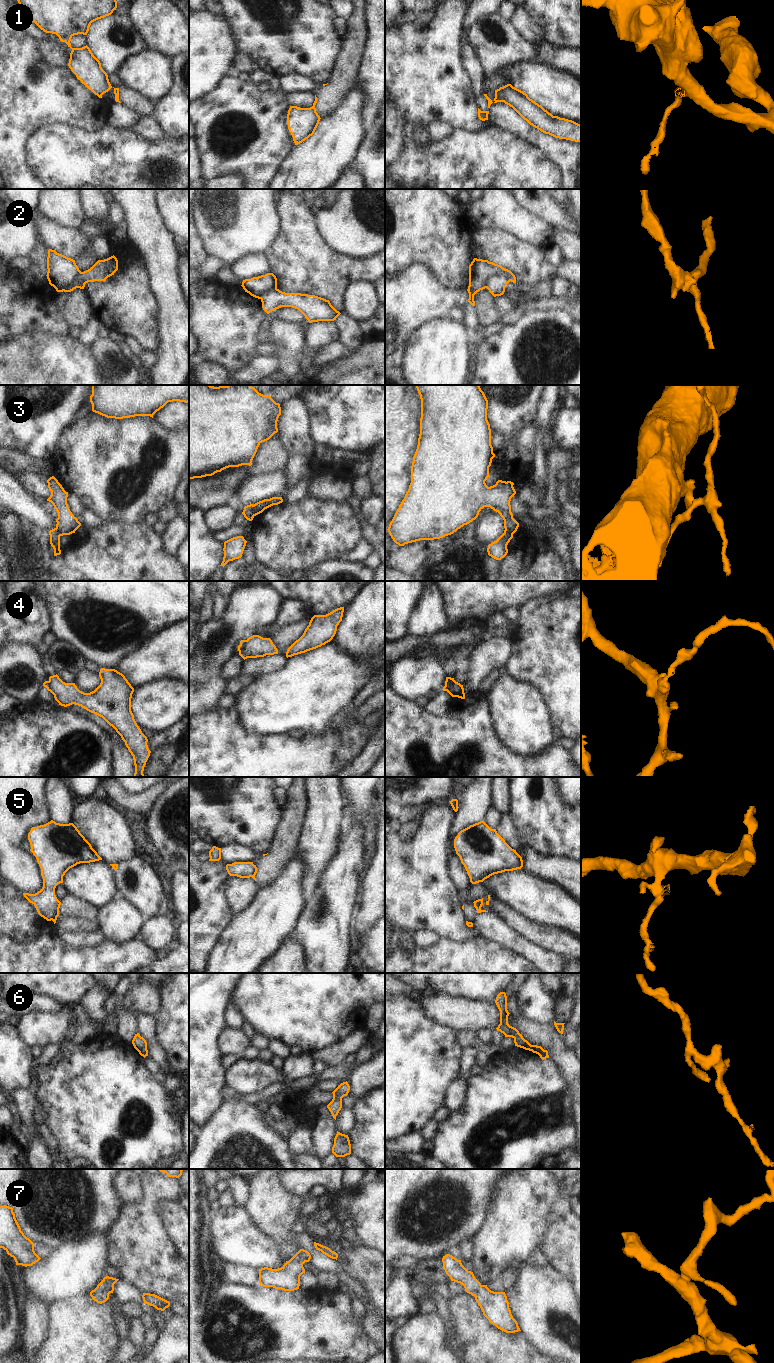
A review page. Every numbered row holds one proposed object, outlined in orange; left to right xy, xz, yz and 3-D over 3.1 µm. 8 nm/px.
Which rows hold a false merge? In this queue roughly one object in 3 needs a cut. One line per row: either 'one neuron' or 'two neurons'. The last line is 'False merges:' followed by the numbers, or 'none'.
1: two neurons
2: two neurons
3: two neurons
4: two neurons
5: two neurons
6: one neuron
7: one neuron
False merges: 1, 2, 3, 4, 5

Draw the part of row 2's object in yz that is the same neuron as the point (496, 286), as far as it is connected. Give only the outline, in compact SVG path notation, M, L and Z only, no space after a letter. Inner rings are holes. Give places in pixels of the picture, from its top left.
M507 275L496 276L493 279L489 280L486 288L494 296L501 296L505 292L505 287L510 282Z

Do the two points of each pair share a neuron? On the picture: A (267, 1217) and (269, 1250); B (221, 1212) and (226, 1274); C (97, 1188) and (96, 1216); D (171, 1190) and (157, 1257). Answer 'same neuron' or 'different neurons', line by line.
A: different neurons
B: different neurons
C: same neuron
D: same neuron

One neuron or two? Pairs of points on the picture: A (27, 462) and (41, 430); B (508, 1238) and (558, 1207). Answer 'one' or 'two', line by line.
A: two
B: two

